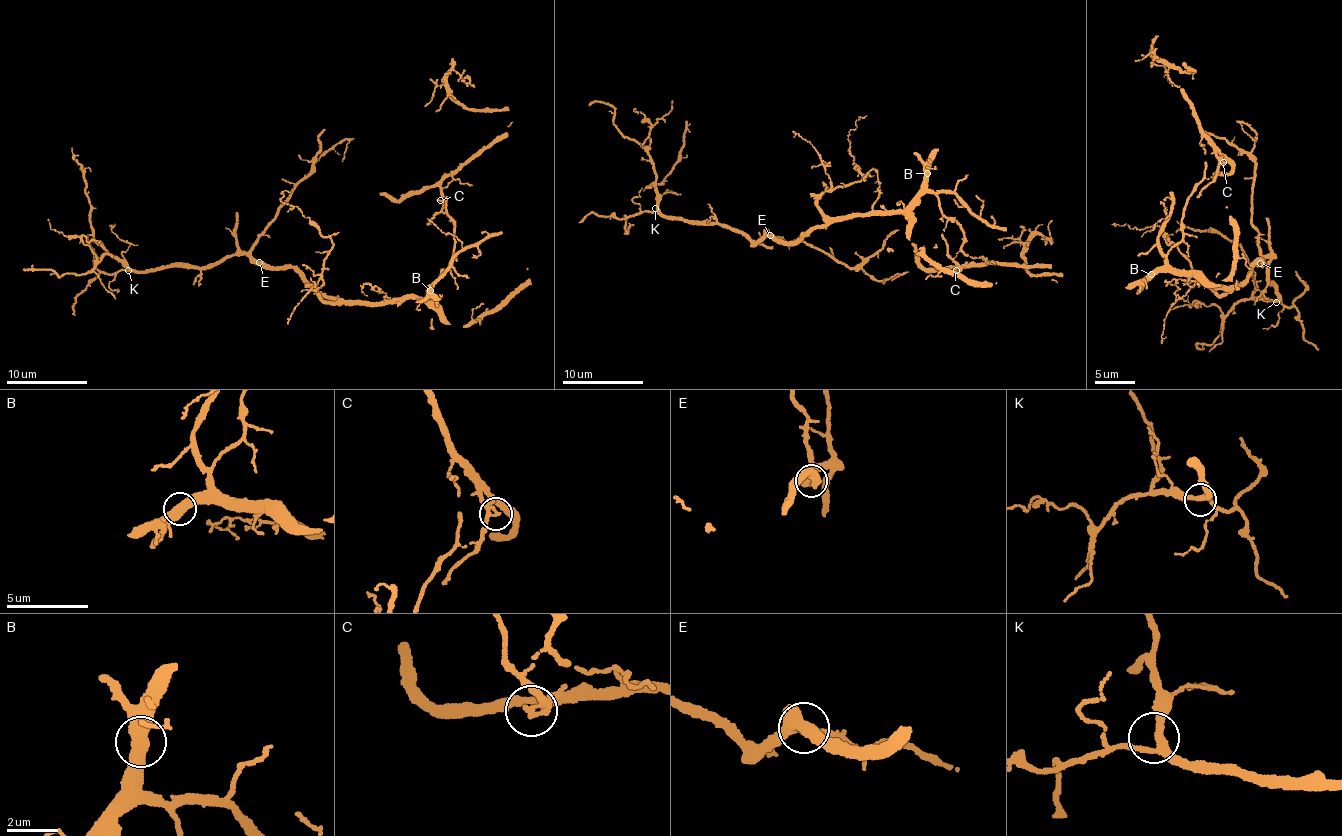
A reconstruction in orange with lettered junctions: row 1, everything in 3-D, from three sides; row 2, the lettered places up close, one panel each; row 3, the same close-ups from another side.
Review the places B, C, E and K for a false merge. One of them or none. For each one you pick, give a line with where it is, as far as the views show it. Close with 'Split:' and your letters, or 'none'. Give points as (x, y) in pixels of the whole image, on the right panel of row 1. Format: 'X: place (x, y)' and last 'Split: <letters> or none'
C: place (1223, 162)
Split: C

